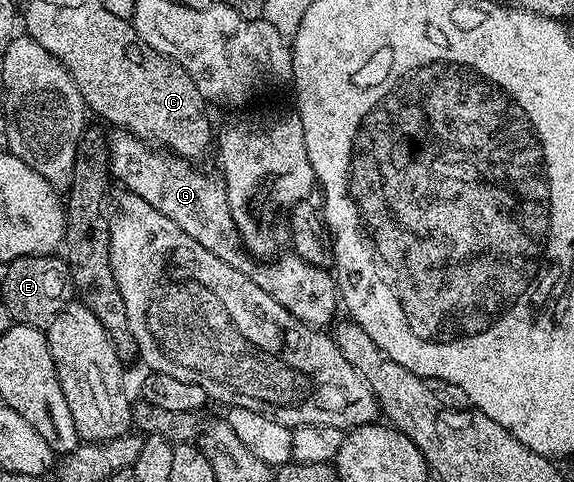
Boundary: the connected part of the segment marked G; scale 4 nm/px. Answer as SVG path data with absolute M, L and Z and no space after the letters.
M114 128L111 133L107 154L110 174L116 180L118 177L128 192L139 194L147 203L151 203L151 207L163 210L176 225L187 231L187 235L191 235L191 239L195 239L195 243L207 247L211 255L244 270L251 257L242 244L224 184L217 177L208 177L192 169L194 166L183 157L169 151L156 153L157 149L152 144L125 129Z

